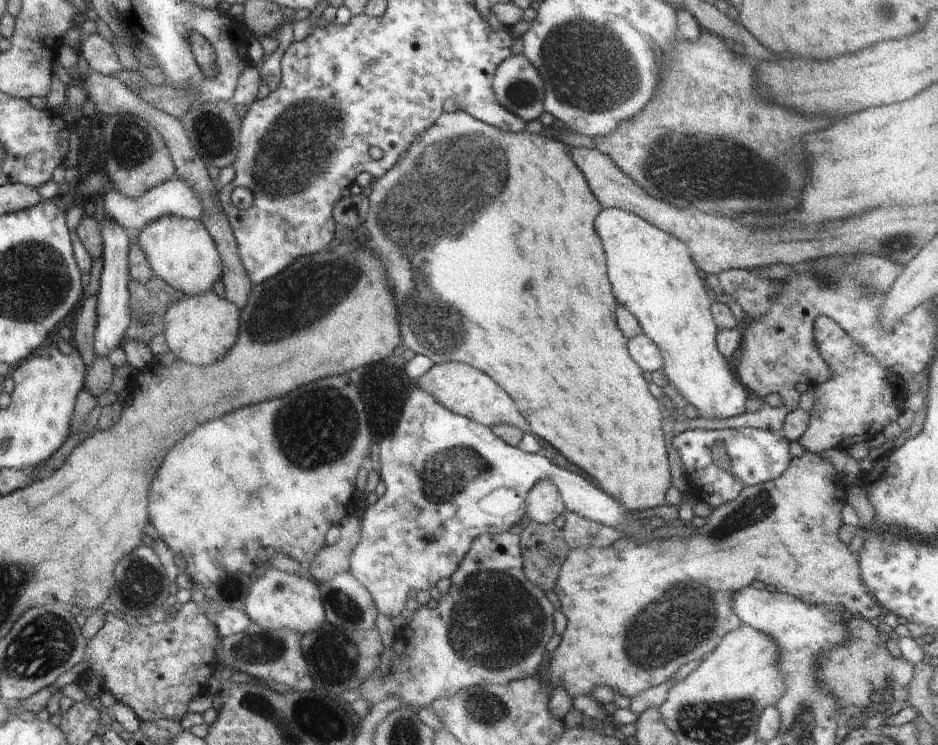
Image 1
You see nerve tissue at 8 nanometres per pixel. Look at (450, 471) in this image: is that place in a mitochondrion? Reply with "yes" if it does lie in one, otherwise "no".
yes

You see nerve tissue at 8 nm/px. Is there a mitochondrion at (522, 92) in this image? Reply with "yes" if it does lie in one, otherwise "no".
yes

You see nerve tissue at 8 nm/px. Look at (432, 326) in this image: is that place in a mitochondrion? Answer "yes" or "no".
yes

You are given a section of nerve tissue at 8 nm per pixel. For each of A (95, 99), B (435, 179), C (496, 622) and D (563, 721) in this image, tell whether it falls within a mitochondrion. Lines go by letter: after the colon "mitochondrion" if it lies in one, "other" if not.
A: other
B: mitochondrion
C: mitochondrion
D: other

